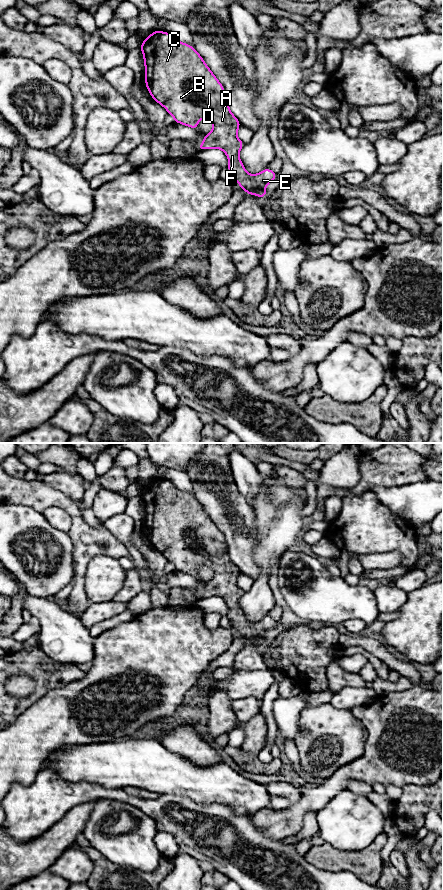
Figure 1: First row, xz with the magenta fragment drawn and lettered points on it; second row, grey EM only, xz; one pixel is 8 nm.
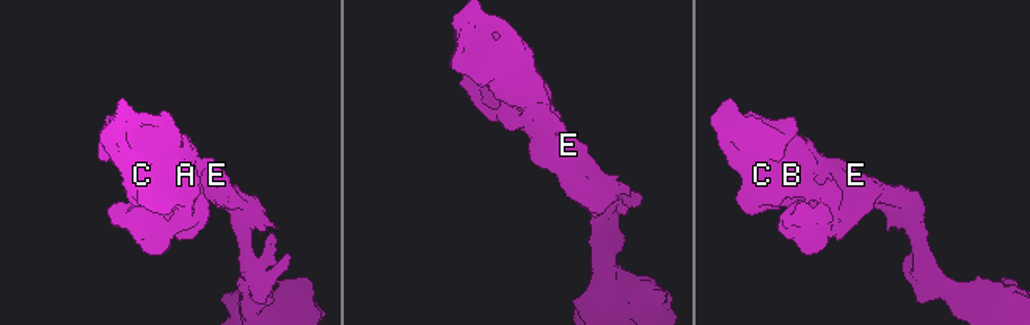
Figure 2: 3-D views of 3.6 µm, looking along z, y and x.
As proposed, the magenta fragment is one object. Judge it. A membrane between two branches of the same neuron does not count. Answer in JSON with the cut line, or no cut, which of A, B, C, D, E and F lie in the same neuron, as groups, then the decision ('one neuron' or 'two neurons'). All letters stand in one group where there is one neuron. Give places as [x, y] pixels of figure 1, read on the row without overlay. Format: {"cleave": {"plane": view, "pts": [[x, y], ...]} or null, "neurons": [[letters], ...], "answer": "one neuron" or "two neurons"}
{"cleave": null, "neurons": [["A", "B", "C", "D", "E", "F"]], "answer": "one neuron"}

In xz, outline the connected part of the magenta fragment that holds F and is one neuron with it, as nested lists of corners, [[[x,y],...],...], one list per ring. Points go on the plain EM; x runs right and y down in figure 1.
[[[154,479],[142,489],[140,495],[145,511],[145,531],[153,547],[170,561],[174,570],[187,573],[197,578],[201,566],[209,567],[214,575],[209,582],[204,583],[198,598],[219,596],[229,607],[227,617],[232,622],[231,628],[236,628],[241,637],[248,642],[263,646],[268,642],[265,635],[277,625],[277,622],[266,616],[256,623],[250,623],[245,618],[239,599],[244,591],[238,587],[237,579],[241,571],[231,561],[227,543],[221,531],[205,512],[198,500],[188,492],[178,489],[172,482]]]

